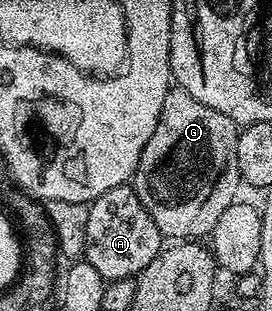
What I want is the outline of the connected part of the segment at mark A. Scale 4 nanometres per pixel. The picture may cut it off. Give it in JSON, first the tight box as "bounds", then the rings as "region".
{"bounds":[85,184,164,280],"region":[[[127,184],[117,186],[108,192],[104,192],[100,197],[95,198],[89,203],[90,211],[88,212],[88,240],[86,241],[85,261],[100,272],[100,276],[107,280],[115,278],[134,278],[141,274],[148,264],[158,255],[159,250],[164,246],[164,235],[156,228],[152,216],[144,208],[140,196],[135,192],[133,185]]]}

